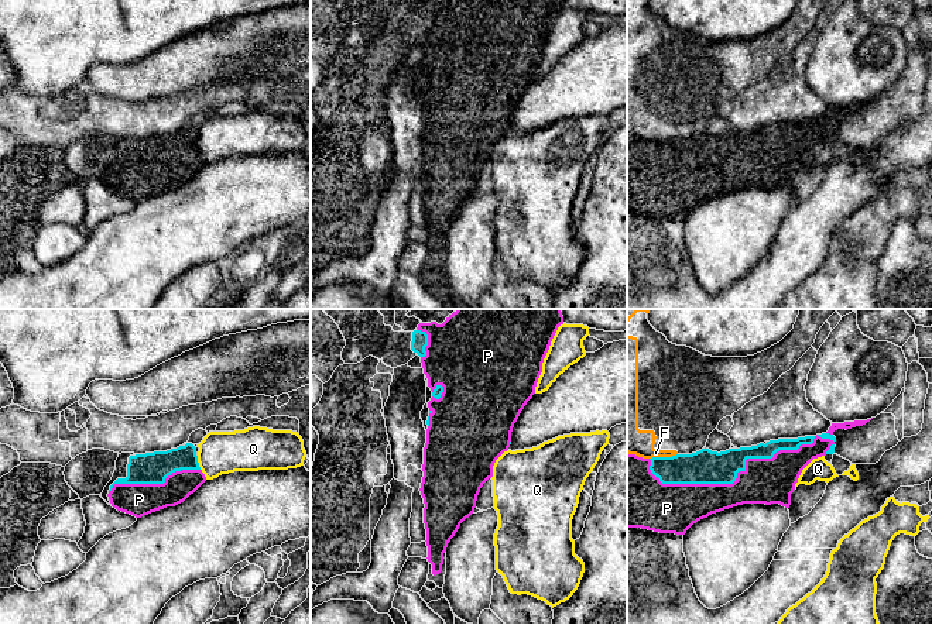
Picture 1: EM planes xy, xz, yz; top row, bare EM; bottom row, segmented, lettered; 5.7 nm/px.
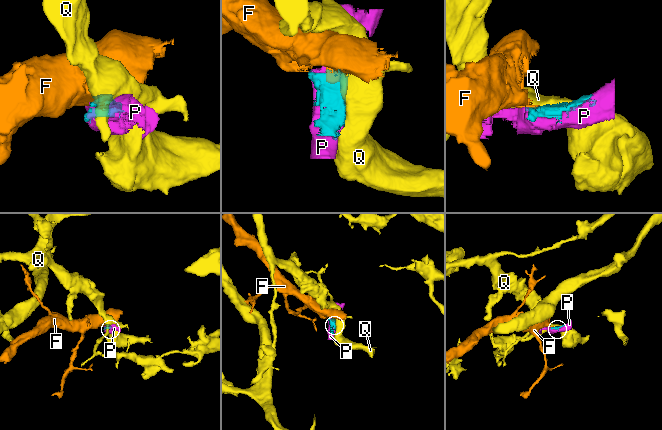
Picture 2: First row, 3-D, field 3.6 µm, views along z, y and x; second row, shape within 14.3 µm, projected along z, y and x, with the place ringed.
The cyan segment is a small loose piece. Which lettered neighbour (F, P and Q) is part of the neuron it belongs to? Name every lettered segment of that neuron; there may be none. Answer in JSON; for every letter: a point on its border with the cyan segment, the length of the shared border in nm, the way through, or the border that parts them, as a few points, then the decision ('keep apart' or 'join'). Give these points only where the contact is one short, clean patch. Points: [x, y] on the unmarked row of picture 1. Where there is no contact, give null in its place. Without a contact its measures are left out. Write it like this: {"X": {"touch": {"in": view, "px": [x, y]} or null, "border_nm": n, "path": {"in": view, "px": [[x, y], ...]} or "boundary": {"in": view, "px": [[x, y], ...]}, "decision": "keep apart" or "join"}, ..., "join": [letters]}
{"F": {"touch": {"in": "yz", "px": [662, 141]}, "border_nm": 160, "boundary": {"in": "yz", "px": [[677, 137], [650, 143]]}, "decision": "keep apart"}, "P": {"touch": {"in": "yz", "px": [743, 154]}, "border_nm": 1050, "decision": "join"}, "Q": {"touch": {"in": "xy", "px": [198, 147]}, "border_nm": 80, "decision": "keep apart"}, "join": ["P"]}

